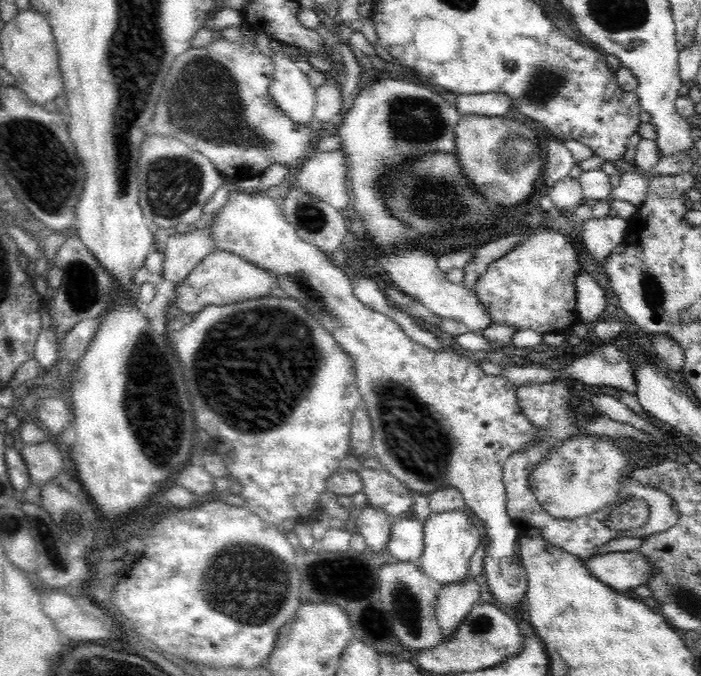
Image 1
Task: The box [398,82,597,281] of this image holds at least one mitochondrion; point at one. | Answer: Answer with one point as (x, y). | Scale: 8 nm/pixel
(505, 161)

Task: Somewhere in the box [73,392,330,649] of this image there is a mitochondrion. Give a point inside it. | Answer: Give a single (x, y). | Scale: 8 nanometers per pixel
(246, 582)

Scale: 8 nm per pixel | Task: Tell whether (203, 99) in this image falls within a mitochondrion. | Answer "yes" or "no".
yes

